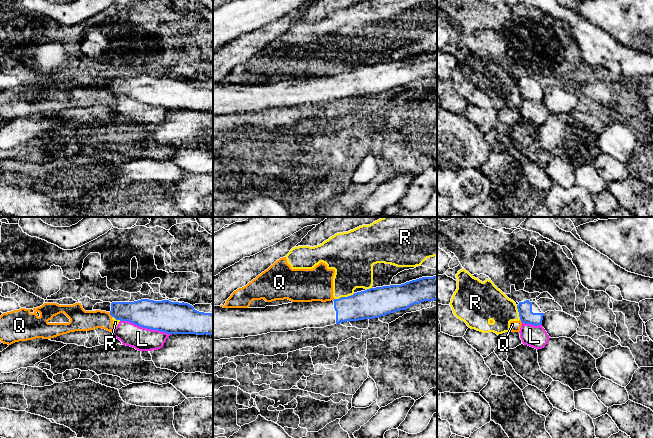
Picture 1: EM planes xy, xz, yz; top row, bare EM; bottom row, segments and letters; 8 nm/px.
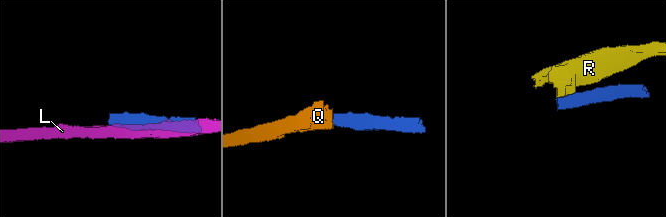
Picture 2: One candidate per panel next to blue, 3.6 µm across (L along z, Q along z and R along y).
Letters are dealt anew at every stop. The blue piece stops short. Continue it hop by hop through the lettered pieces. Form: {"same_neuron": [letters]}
{"same_neuron": []}

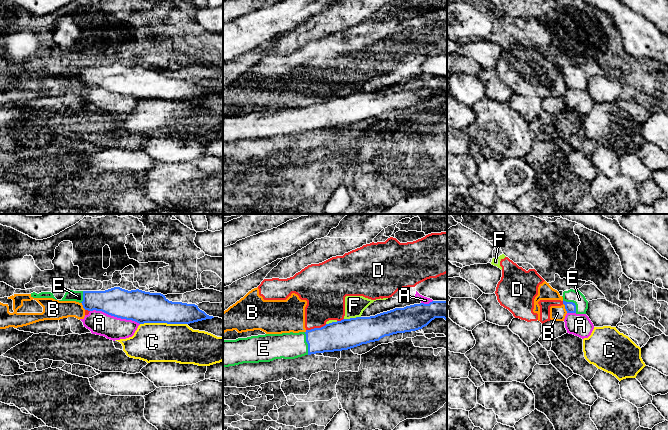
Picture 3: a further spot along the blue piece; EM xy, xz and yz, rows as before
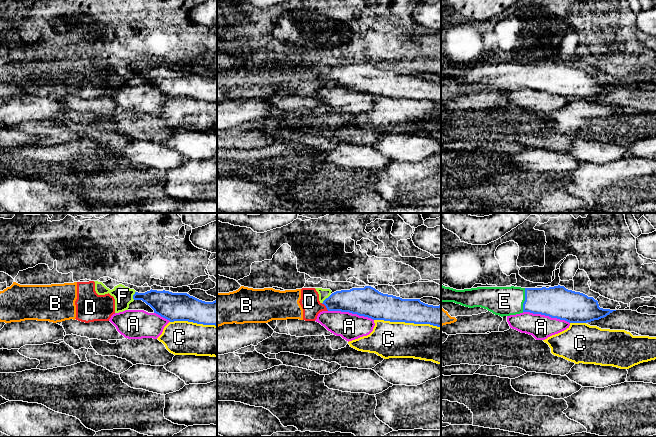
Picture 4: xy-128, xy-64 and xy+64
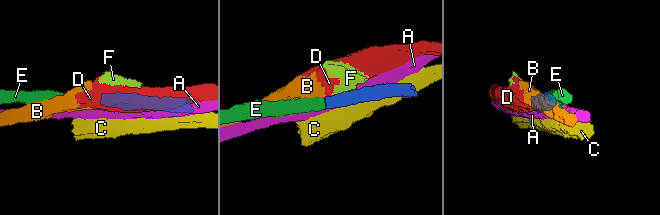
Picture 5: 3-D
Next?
{"same_neuron": ["E"]}

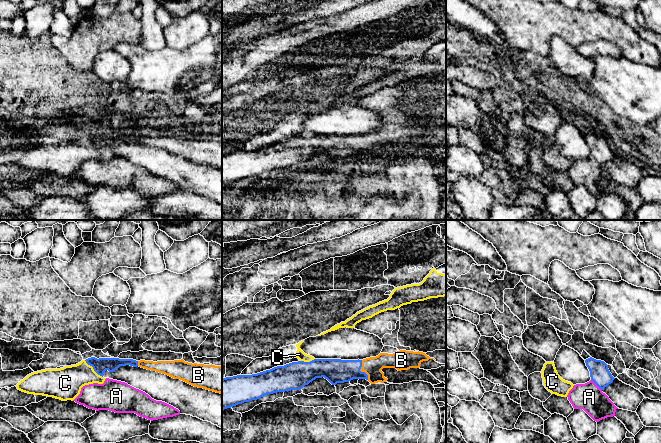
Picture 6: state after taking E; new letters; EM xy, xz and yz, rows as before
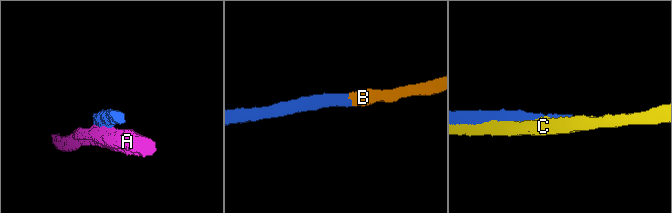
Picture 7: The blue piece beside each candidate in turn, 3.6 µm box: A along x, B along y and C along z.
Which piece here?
{"same_neuron": ["B"]}

